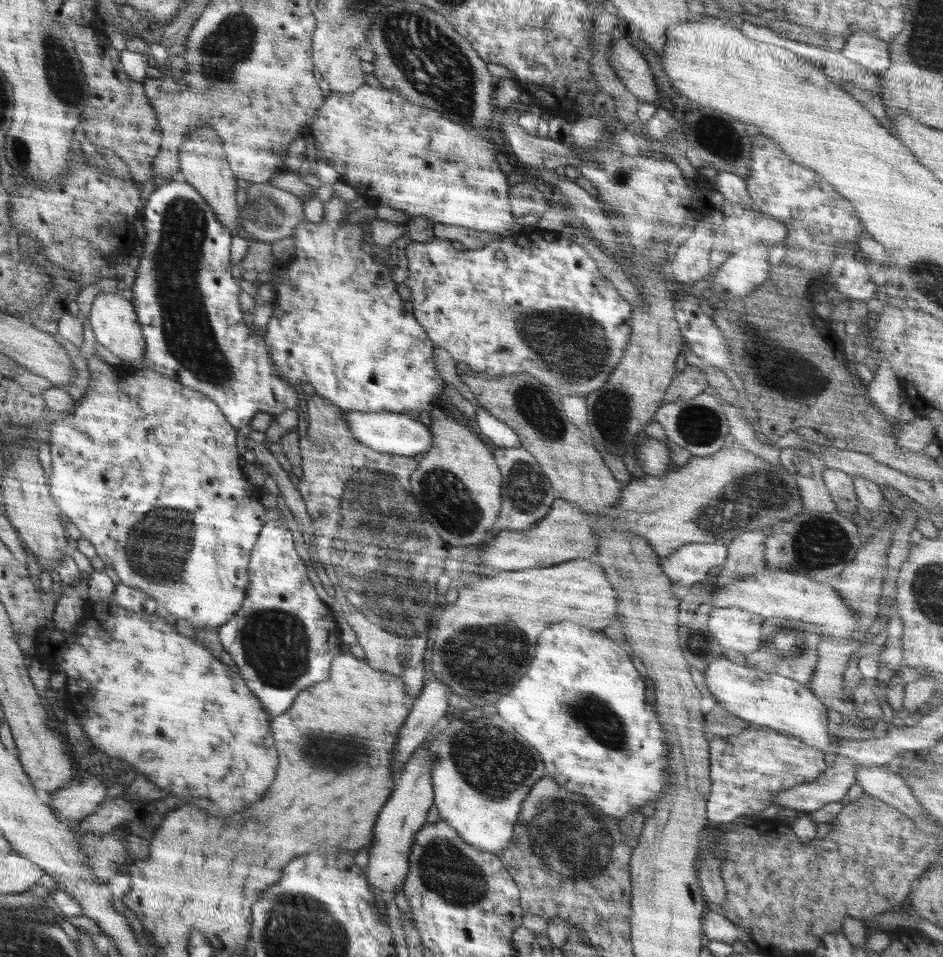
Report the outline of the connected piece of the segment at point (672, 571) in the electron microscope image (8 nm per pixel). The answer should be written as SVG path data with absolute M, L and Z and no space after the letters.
M690 543L678 547L672 554L659 557L660 567L666 576L677 586L692 586L715 574L714 571L720 568L727 559L727 546L722 543Z

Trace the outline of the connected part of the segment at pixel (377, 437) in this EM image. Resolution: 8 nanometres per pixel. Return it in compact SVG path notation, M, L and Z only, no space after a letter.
M346 411L344 419L348 419L348 429L352 431L356 440L378 452L414 457L420 452L430 450L432 446L432 431L428 429L428 425L424 425L406 413Z

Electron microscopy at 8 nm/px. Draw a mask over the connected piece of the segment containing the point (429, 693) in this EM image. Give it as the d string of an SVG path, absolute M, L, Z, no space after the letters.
M428 676L428 684L424 685L418 697L410 703L410 711L408 718L404 722L404 728L400 730L400 740L396 746L396 772L400 772L406 764L406 760L410 759L410 754L414 752L424 741L428 741L432 734L446 720L448 710L448 693L449 688L446 683L438 678Z

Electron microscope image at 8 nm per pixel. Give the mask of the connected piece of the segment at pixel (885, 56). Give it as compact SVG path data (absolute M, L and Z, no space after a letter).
M858 31L847 37L841 53L874 74L884 72L891 63L888 44L868 31Z

